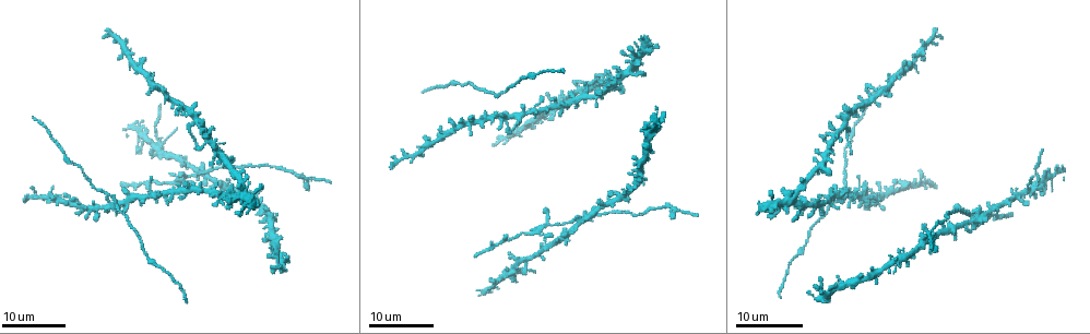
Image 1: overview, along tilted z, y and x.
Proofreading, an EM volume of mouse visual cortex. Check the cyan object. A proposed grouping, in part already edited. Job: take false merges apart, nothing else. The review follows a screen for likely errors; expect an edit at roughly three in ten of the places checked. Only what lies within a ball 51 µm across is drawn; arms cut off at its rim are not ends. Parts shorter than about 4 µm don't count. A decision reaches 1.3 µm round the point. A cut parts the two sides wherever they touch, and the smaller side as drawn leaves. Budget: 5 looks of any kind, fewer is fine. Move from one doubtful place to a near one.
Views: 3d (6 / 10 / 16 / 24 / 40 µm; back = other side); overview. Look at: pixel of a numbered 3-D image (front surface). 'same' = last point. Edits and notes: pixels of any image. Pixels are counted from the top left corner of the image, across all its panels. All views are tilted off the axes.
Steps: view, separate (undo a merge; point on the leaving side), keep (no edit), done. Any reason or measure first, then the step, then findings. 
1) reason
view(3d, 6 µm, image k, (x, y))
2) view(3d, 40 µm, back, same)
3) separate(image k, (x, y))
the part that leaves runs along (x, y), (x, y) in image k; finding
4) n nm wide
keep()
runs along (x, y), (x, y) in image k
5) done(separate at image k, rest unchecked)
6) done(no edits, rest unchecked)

four-way junction
view(3d, 24 µm, image 1, (176, 177))

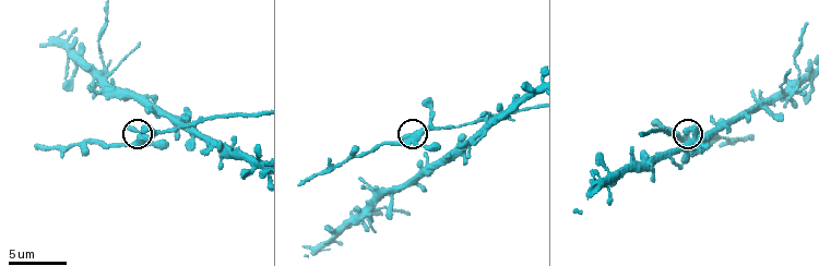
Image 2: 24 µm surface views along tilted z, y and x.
closer look
view(3d, 10 µm, image 2, (140, 139))

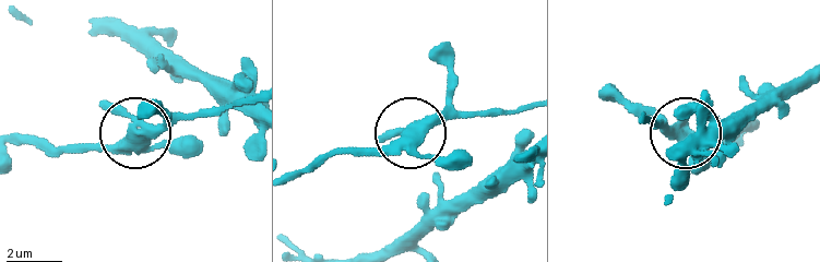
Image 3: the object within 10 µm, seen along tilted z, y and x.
keep()
runs along (251, 119), (234, 110), (197, 144), (130, 138), (59, 153) in image 3; all the same neuron

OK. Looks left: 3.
thin neck
view(3d, 10 µm, image 2, (657, 131))

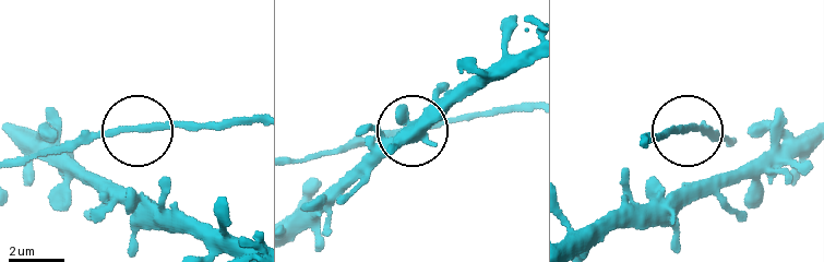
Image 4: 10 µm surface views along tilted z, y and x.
220 nm wide
keep()
all the same neuron

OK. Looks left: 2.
done(no edits, rest unchecked)

